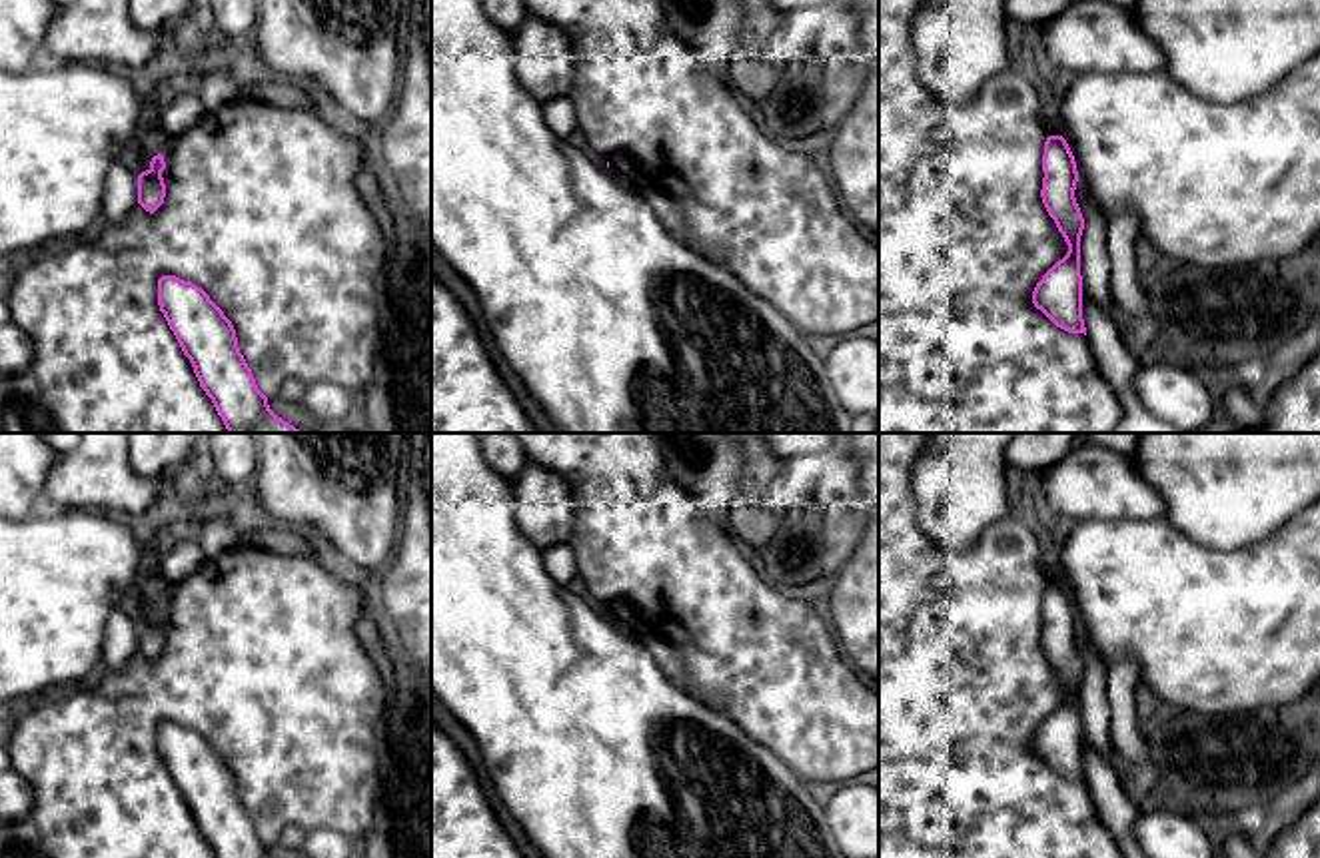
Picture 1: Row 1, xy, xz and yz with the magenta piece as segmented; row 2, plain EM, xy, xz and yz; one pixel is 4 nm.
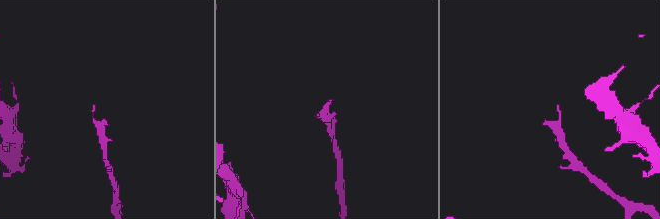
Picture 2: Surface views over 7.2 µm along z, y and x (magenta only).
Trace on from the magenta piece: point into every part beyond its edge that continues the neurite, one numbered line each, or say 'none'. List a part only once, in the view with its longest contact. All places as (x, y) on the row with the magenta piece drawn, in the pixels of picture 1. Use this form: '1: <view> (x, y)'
none

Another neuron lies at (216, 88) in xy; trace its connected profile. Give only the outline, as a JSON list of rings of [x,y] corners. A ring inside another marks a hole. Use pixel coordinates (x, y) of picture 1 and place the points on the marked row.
[[[210,72],[194,84],[206,112],[218,110],[228,102],[240,100],[242,86],[226,72]]]

